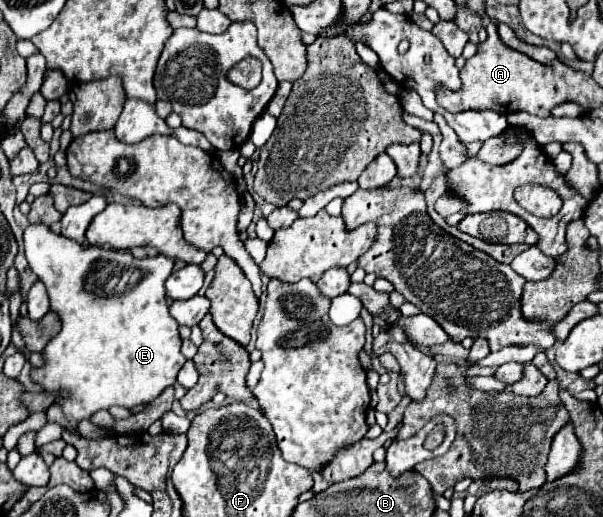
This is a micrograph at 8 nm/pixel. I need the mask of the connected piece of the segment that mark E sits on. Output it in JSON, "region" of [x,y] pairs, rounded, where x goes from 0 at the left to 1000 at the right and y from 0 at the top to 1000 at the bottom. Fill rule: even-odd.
{"region":[[[46,435],[40,443],[40,485],[50,520],[63,532],[63,540],[76,551],[83,571],[83,594],[103,613],[103,640],[76,667],[73,675],[73,710],[53,714],[53,737],[66,741],[73,756],[93,760],[96,783],[103,787],[113,814],[126,826],[129,814],[149,810],[153,799],[163,791],[179,791],[186,783],[222,787],[242,783],[255,776],[275,749],[292,741],[292,725],[299,710],[308,702],[305,687],[299,683],[299,644],[295,625],[282,613],[275,590],[275,559],[272,544],[282,536],[289,501],[275,493],[222,501],[212,485],[186,485],[176,478],[133,478],[126,466],[109,462],[103,455],[86,451],[73,435]],[[189,509],[206,520],[229,520],[232,540],[219,559],[202,567],[186,567],[166,555],[159,528],[169,513]],[[96,756],[113,756],[116,768],[103,772]]]}

